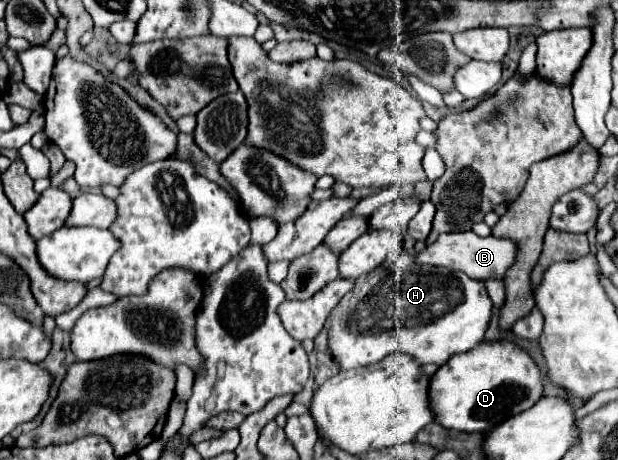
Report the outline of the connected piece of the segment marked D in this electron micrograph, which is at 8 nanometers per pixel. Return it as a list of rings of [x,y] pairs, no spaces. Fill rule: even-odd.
[[[488,341],[468,353],[450,357],[432,377],[430,397],[438,423],[460,431],[490,431],[500,421],[530,409],[544,395],[536,361],[512,341]]]

